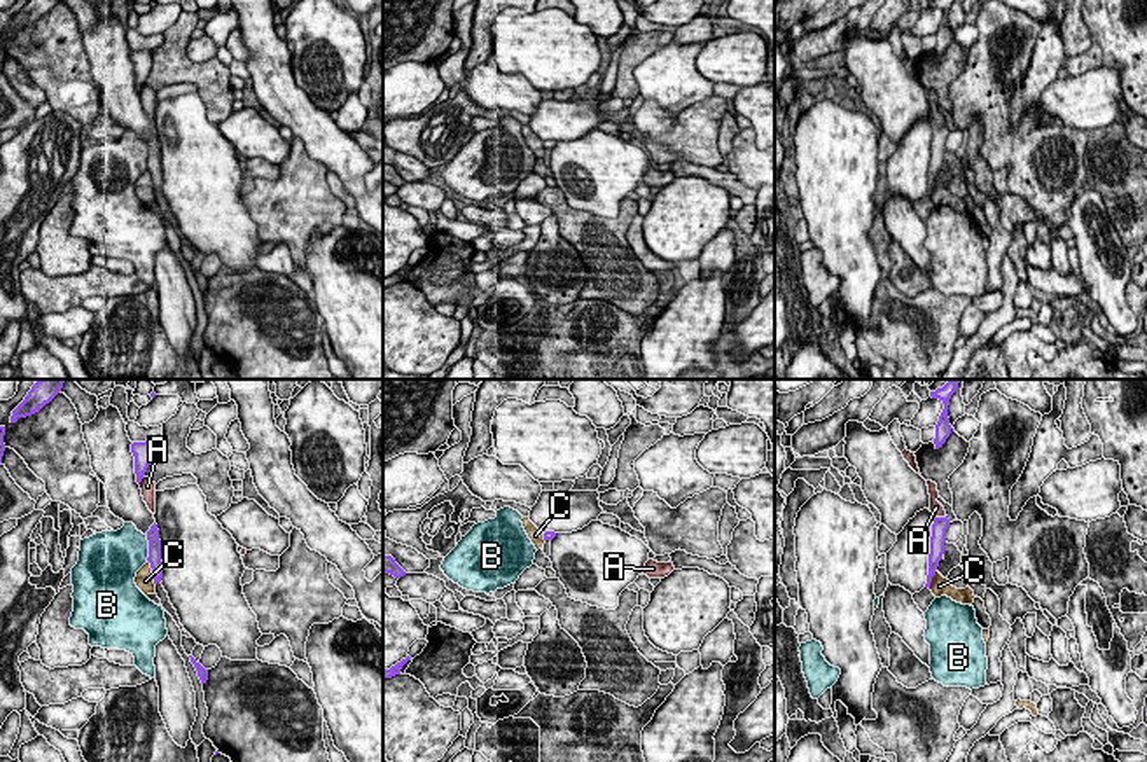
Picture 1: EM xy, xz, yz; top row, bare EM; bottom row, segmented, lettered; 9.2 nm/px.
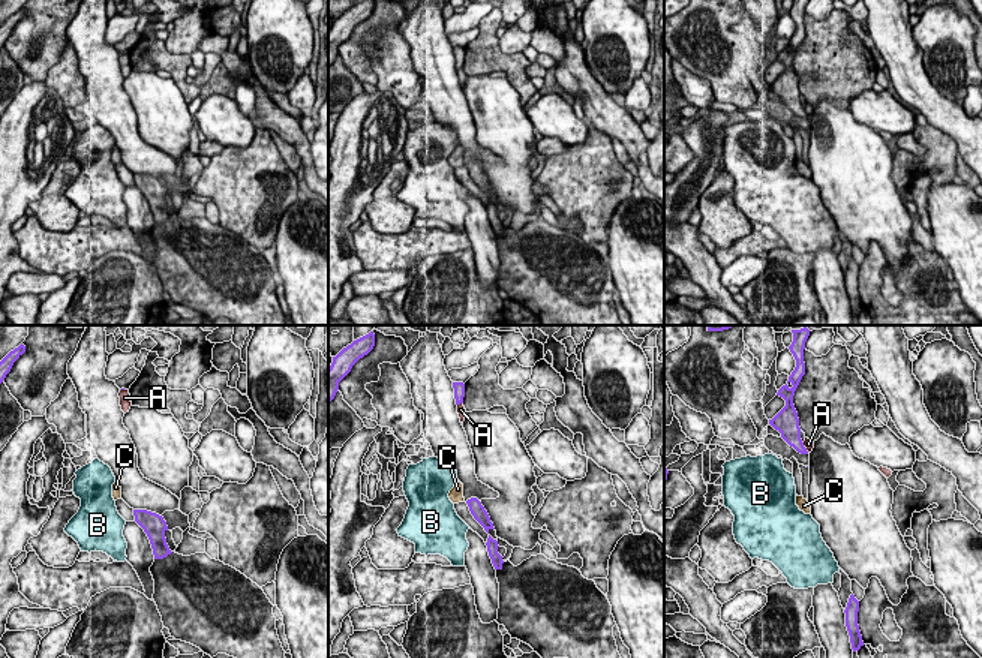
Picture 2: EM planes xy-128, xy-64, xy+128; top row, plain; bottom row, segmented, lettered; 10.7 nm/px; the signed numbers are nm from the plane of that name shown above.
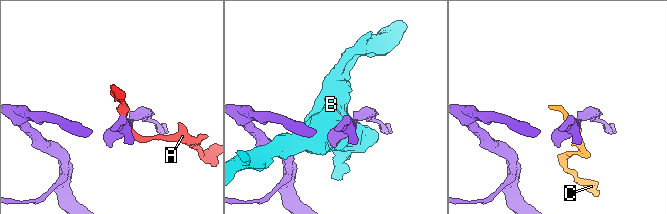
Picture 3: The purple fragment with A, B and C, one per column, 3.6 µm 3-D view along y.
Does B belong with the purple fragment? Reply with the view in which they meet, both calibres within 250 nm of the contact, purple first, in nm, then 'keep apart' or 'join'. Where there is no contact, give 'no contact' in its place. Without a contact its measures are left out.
contact in xy; calibres 130 and 440 nm; keep apart

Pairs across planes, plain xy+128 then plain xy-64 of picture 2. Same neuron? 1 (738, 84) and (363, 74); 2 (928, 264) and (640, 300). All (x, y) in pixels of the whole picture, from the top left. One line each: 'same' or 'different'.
1: different
2: different

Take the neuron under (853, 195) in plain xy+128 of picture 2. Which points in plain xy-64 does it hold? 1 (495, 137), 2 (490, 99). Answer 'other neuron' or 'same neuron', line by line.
1: same neuron
2: same neuron

